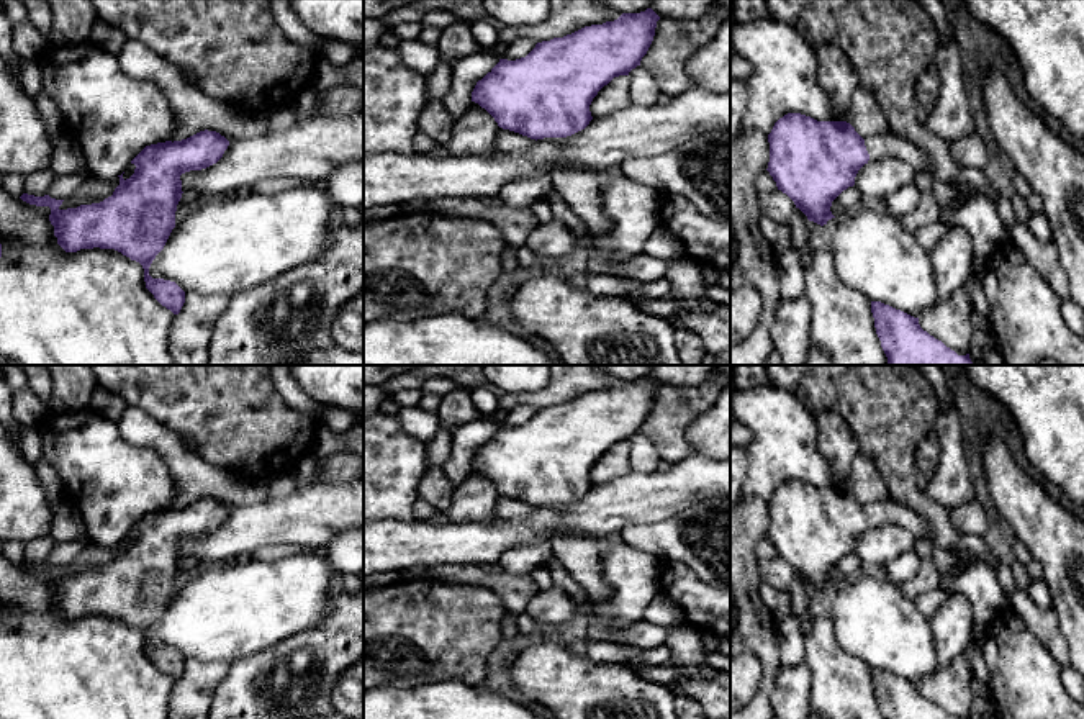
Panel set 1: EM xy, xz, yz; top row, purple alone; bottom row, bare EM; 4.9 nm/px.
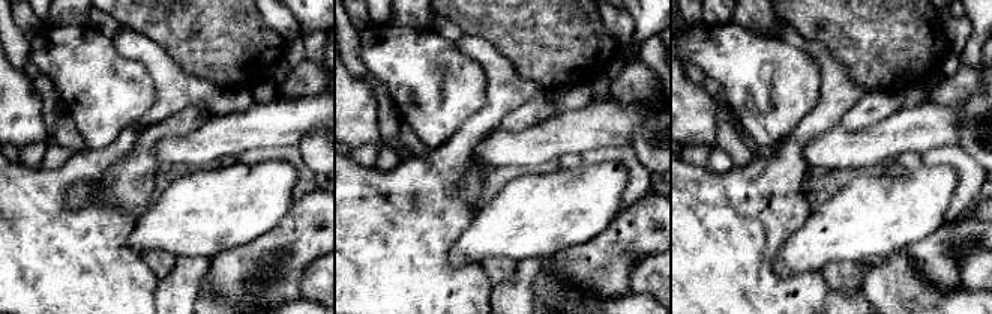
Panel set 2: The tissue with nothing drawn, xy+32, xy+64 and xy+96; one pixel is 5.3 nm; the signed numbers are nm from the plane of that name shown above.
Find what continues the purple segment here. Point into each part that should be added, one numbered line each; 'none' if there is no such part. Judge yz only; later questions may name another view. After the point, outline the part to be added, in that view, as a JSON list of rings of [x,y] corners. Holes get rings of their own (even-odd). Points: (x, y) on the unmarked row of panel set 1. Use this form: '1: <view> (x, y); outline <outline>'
1: yz (883, 511); outline [[[894,498],[868,503],[865,504],[865,513],[869,526],[891,522],[907,529],[915,539],[930,537],[925,519],[909,504]]]

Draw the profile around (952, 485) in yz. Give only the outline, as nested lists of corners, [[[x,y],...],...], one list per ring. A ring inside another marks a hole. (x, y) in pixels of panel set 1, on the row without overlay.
[[[953,405],[938,409],[933,431],[940,439],[942,455],[935,475],[922,491],[943,508],[953,509],[976,498],[964,455],[961,421]]]

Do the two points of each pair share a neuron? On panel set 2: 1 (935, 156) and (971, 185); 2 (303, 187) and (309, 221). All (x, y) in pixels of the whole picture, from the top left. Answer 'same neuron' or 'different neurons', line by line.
1: same neuron
2: different neurons

